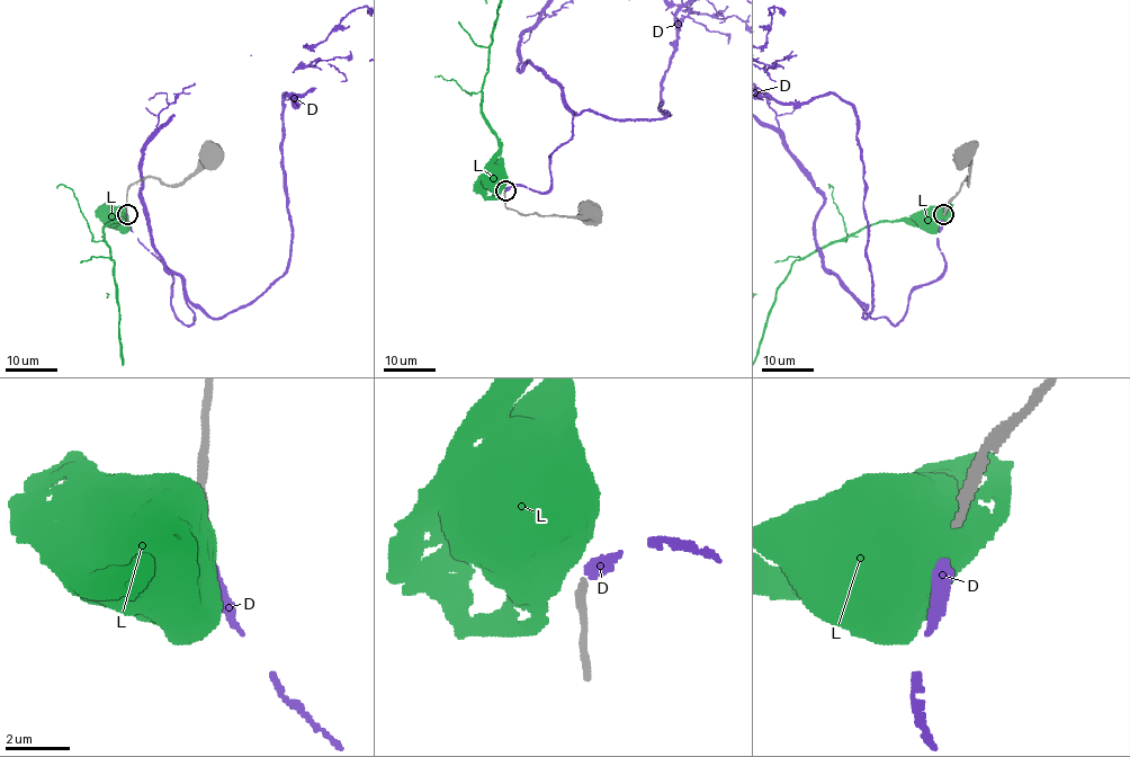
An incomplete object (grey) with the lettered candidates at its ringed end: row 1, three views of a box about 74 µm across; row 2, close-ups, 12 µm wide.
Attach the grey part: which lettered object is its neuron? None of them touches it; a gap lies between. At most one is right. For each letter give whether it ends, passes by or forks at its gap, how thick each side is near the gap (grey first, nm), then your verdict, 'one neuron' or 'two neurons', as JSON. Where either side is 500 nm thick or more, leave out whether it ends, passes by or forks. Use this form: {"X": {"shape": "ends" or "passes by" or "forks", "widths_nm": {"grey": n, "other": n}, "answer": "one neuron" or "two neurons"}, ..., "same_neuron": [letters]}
{"D": {"shape": "ends", "widths_nm": {"grey": 180, "other": 320}, "answer": "one neuron"}, "L": {"widths_nm": {"grey": 180, "other": 1050}, "answer": "two neurons"}, "same_neuron": ["D"]}

